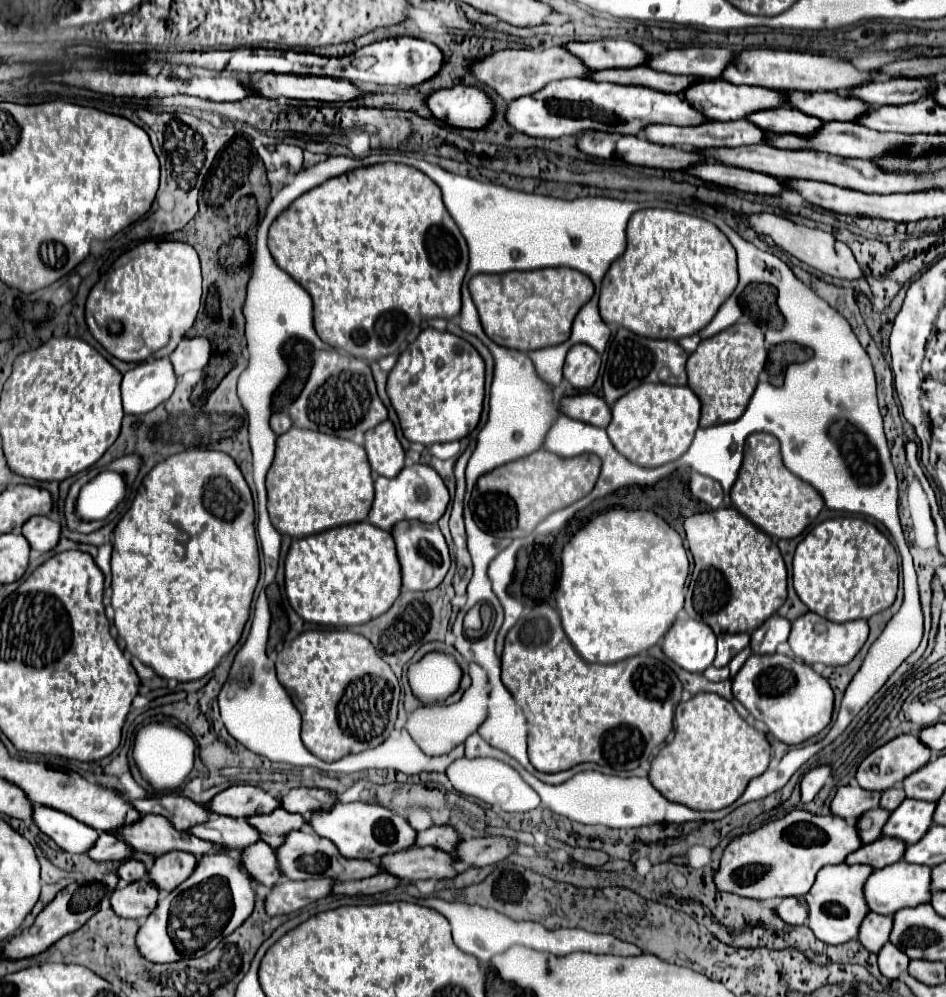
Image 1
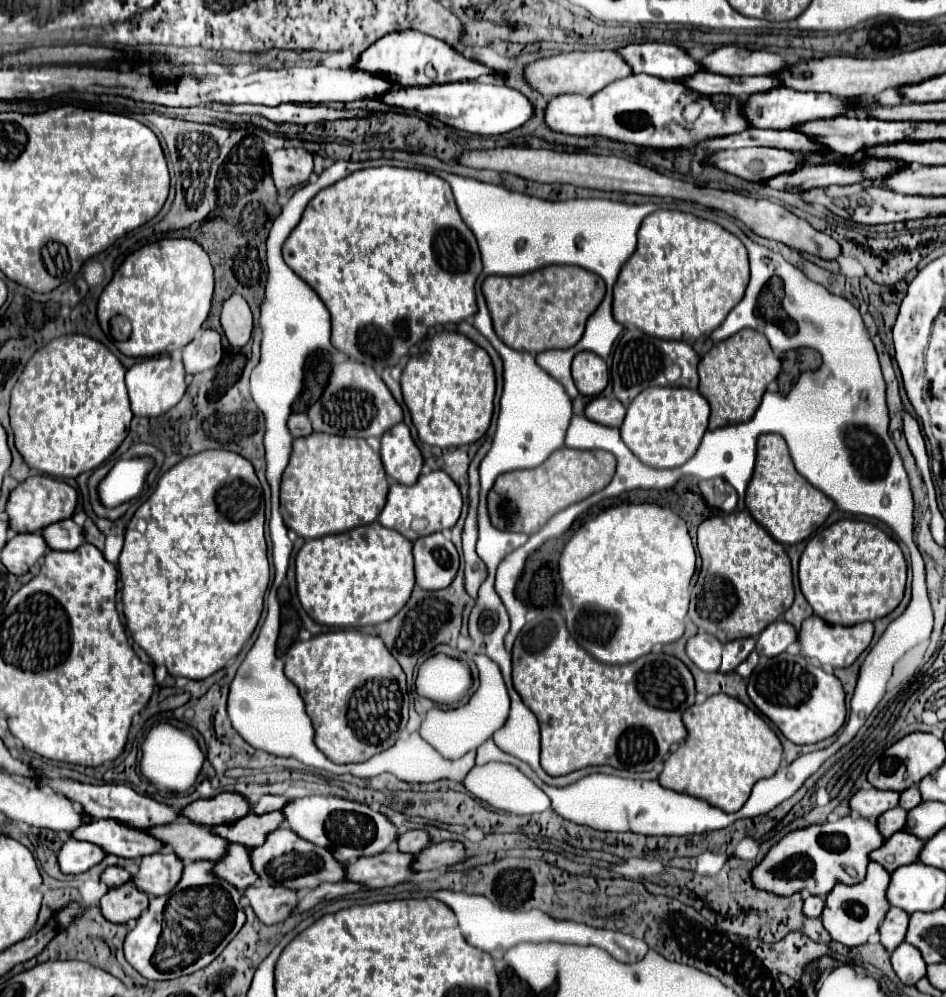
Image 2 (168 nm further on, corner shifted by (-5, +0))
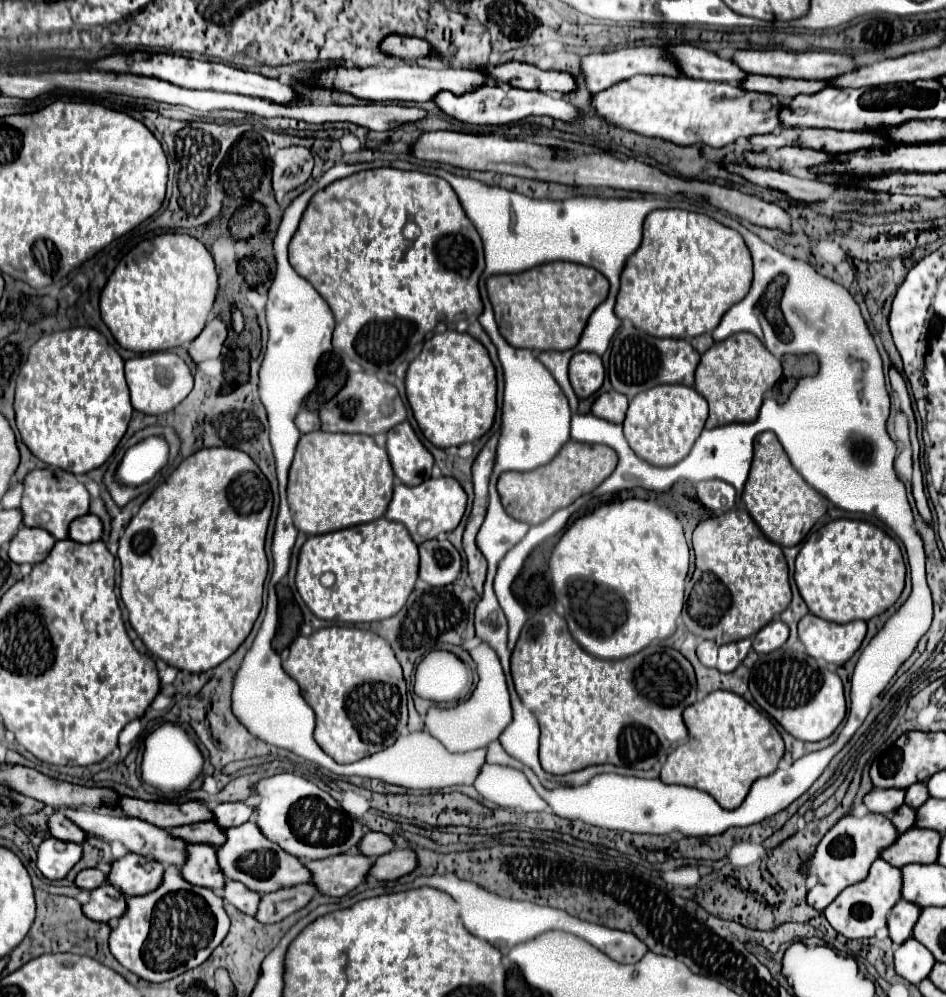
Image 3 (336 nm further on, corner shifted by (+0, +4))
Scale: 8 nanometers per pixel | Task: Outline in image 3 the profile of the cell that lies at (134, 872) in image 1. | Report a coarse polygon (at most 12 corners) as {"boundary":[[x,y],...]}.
{"boundary":[[99,868],[83,870],[75,884],[95,890],[107,882],[107,874]]}

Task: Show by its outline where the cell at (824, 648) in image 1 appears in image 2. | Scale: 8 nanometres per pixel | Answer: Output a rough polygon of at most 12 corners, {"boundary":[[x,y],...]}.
{"boundary":[[804,620],[802,654],[848,668],[872,642],[874,626]]}

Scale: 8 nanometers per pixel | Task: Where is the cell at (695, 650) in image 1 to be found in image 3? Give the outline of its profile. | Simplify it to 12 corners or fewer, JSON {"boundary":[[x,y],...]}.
{"boundary":[[711,640],[697,644],[697,658],[713,668],[717,662],[717,644]]}

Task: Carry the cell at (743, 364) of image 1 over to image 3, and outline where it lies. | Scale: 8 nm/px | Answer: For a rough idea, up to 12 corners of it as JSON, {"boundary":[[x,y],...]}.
{"boundary":[[751,332],[715,342],[695,372],[707,428],[751,422],[781,362]]}

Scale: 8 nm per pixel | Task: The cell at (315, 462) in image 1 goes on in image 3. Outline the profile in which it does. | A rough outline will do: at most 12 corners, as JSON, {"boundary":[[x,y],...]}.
{"boundary":[[387,432],[303,434],[287,484],[295,528],[381,518]]}

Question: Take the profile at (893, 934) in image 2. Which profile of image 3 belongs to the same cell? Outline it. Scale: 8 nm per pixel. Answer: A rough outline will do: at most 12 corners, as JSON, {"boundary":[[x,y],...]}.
{"boundary":[[899,900],[887,918],[889,938],[911,938],[919,906]]}

